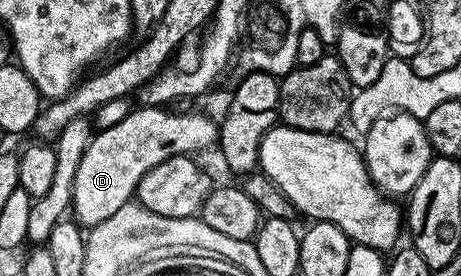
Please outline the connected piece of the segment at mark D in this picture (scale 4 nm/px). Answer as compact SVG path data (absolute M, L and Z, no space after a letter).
M138 106L119 125L100 129L90 139L73 182L71 215L82 228L90 229L123 209L137 194L139 181L155 165L176 155L192 156L218 142L219 127L197 111L169 111L165 107Z

